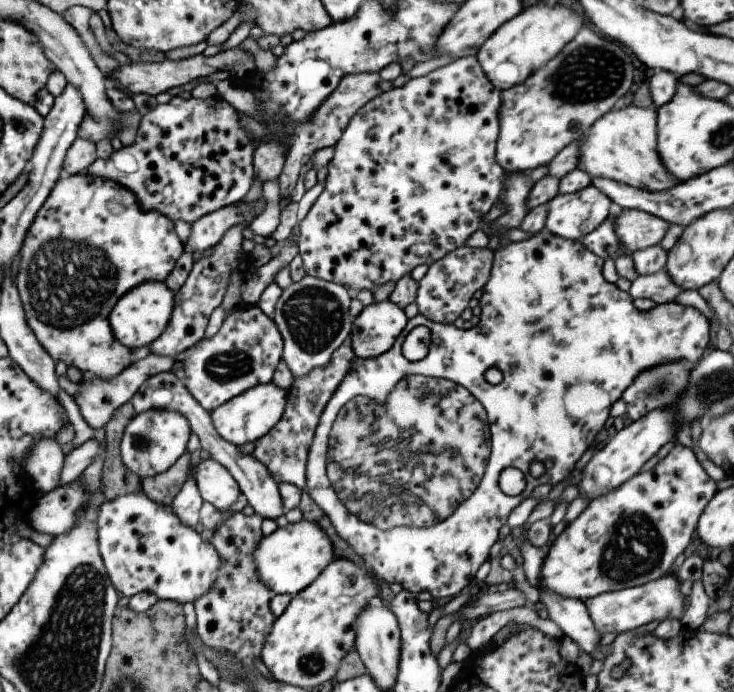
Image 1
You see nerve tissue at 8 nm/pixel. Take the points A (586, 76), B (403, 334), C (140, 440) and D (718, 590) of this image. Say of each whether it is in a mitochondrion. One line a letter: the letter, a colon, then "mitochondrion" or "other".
A: mitochondrion
B: other
C: mitochondrion
D: other

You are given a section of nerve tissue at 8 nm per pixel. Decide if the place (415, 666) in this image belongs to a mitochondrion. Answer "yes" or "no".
no

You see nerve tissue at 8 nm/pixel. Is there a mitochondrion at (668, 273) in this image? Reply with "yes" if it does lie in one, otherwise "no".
no

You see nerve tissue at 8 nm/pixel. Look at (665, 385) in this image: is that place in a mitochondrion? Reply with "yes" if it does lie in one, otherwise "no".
yes

